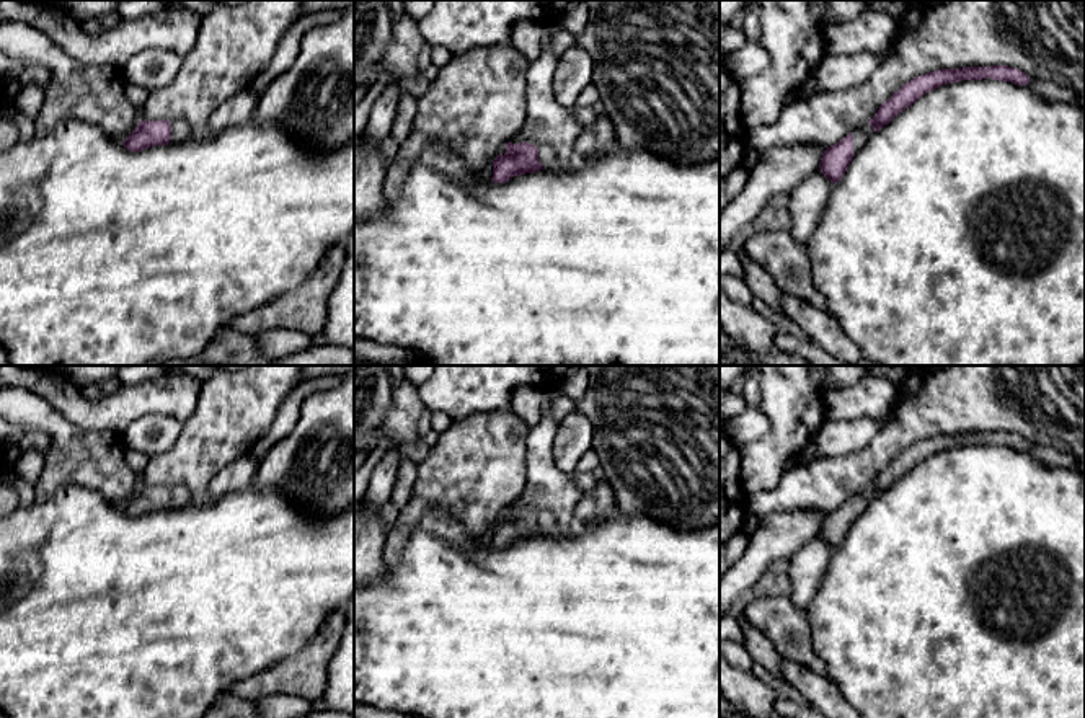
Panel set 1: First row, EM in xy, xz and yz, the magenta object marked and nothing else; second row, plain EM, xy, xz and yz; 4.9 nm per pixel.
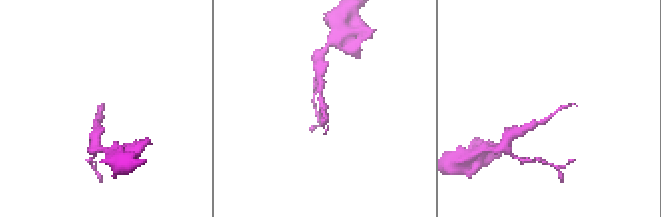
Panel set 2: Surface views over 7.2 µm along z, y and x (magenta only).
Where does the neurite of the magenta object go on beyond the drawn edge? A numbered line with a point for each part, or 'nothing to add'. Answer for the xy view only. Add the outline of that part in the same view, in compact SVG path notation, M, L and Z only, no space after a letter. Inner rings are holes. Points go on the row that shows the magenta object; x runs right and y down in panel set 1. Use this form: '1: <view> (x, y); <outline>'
1: xy (181, 131); M184 119L171 121L170 144L181 144L193 139L193 129Z

